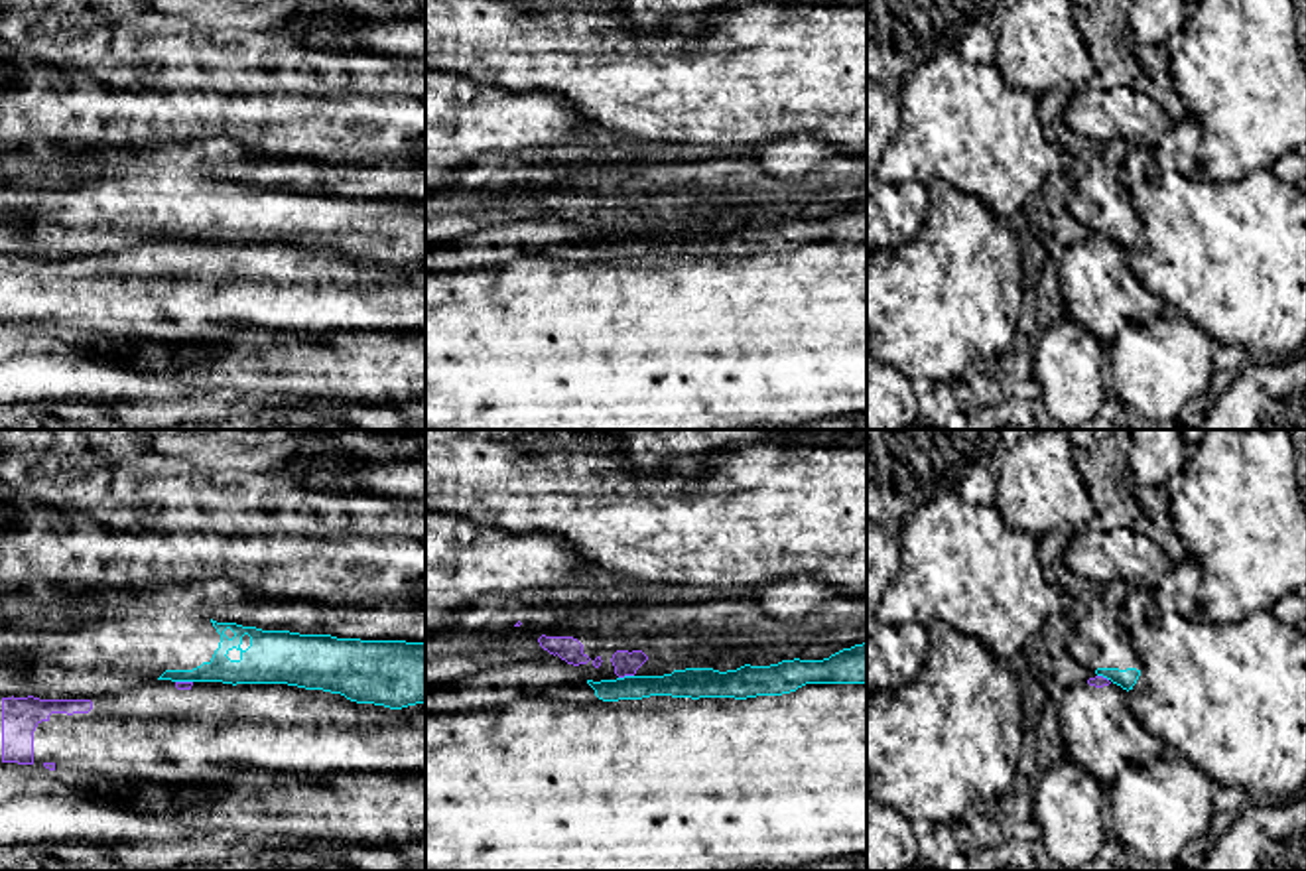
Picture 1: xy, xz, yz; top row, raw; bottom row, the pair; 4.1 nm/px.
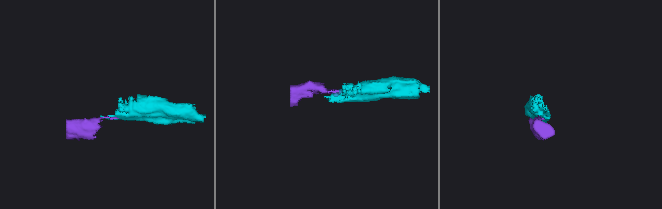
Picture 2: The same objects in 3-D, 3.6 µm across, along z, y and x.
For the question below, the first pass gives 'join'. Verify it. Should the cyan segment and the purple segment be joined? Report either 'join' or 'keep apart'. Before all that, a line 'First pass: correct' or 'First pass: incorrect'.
First pass: incorrect
keep apart

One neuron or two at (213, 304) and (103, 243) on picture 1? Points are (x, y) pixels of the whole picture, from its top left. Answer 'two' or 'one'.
two

